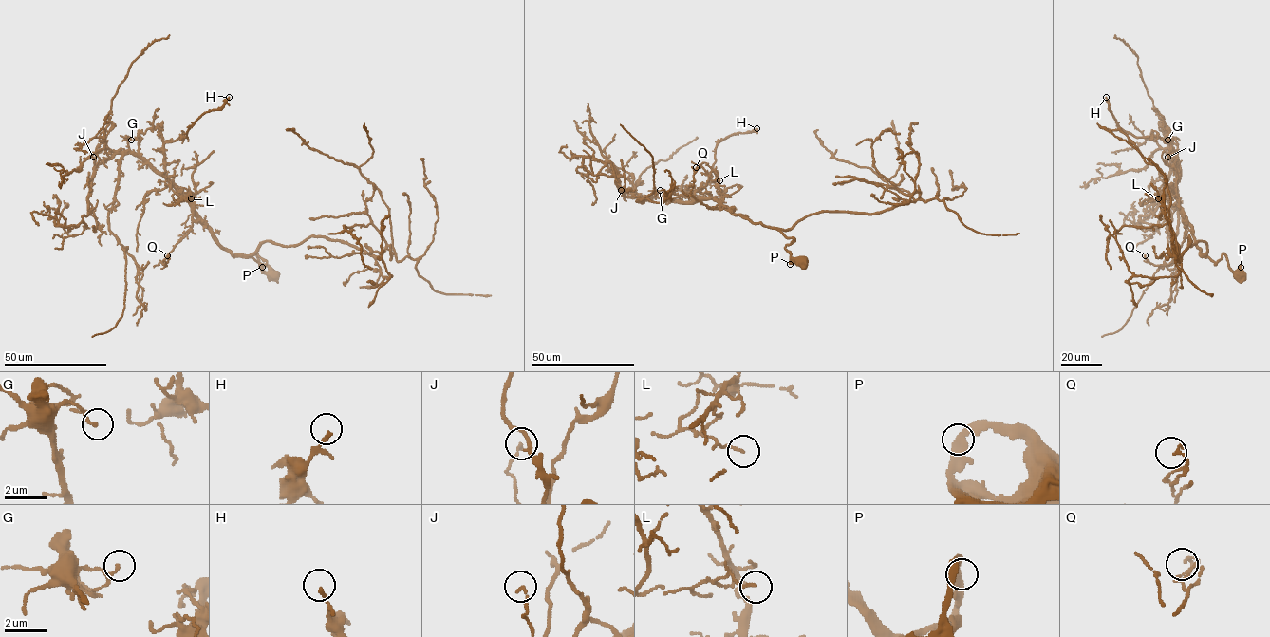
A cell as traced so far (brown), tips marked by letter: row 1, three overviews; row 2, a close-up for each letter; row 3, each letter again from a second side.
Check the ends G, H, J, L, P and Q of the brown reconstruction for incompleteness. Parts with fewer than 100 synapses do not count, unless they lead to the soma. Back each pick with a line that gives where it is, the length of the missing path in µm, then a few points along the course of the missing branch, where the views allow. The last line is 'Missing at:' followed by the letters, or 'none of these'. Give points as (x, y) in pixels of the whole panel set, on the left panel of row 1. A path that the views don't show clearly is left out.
Missing at: none of these

